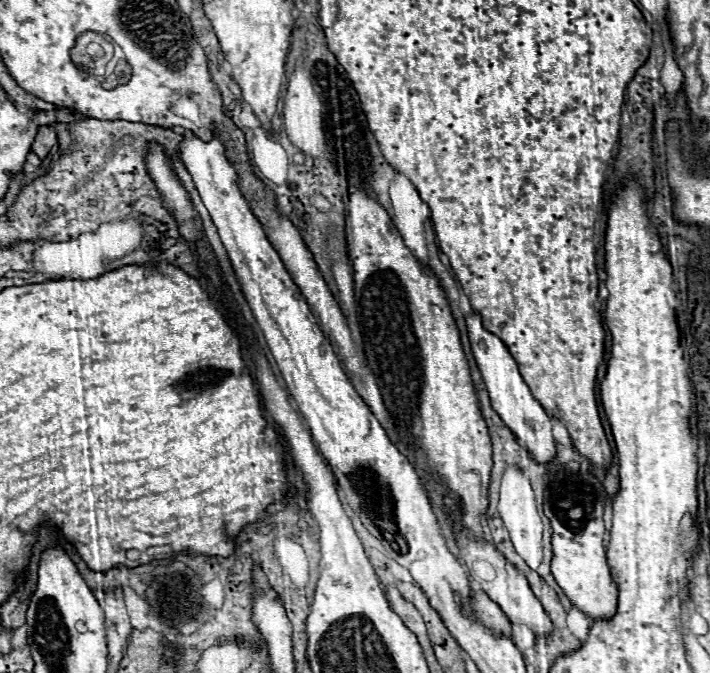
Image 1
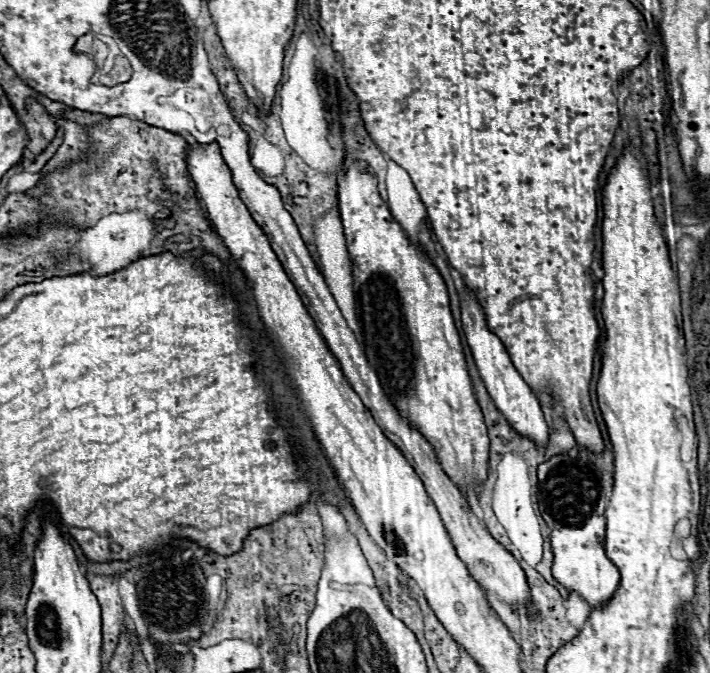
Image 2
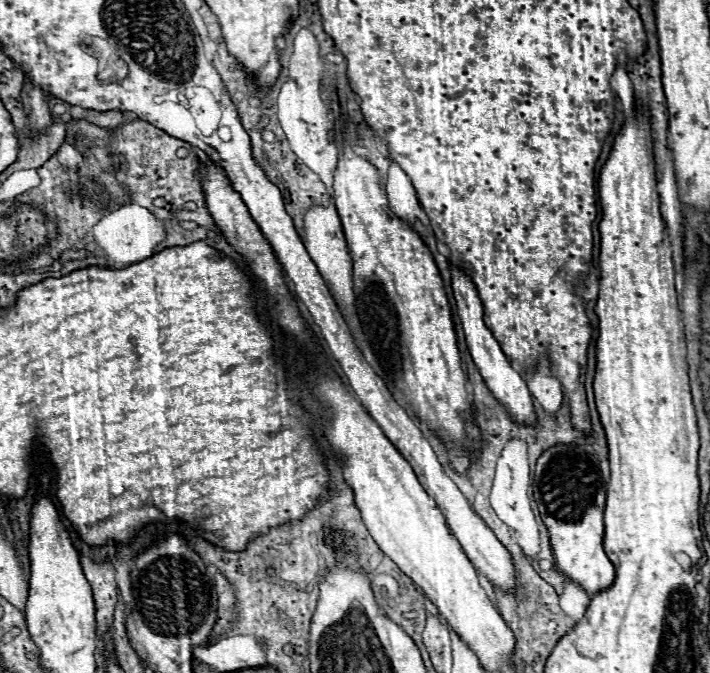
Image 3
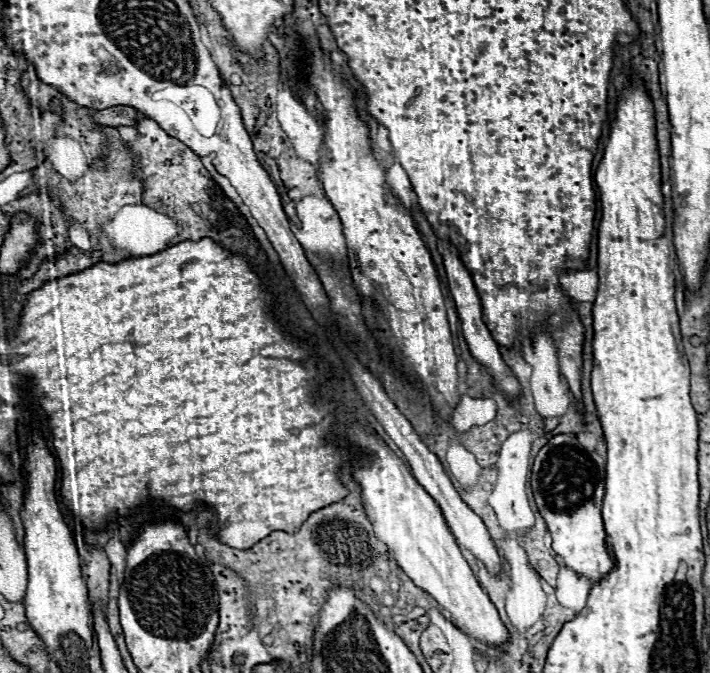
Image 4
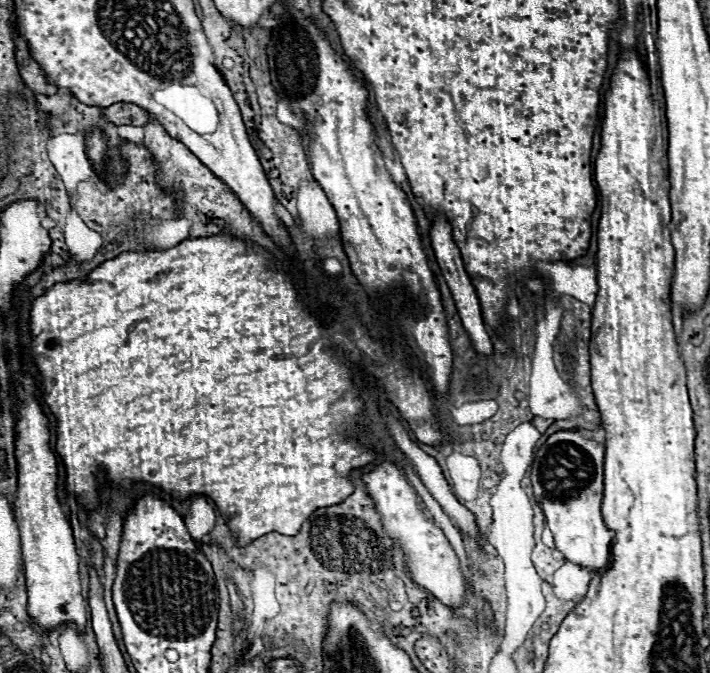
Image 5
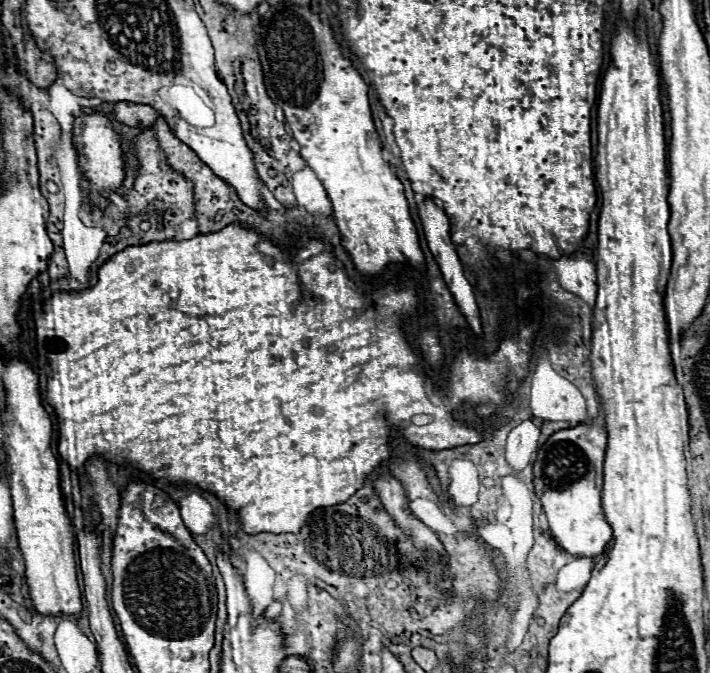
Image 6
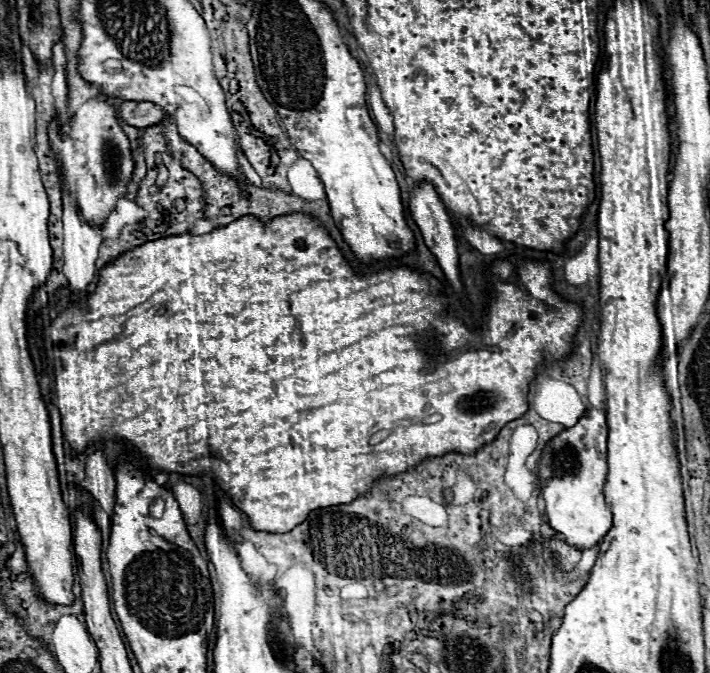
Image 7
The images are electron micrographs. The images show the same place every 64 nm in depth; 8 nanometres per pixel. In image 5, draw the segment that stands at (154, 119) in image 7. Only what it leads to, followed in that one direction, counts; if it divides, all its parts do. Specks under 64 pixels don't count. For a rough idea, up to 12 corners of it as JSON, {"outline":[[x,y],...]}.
{"outline":[[134,104],[104,108],[104,118],[116,126],[144,126],[150,118]]}

